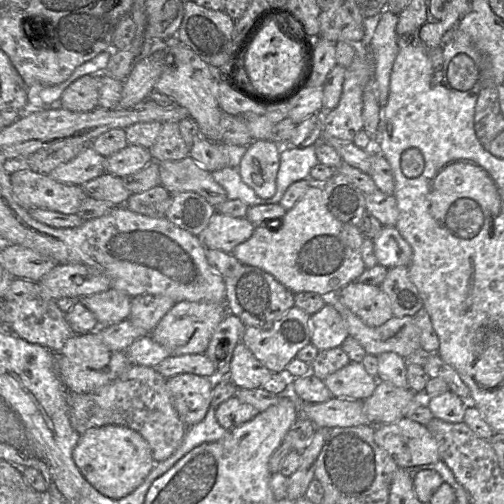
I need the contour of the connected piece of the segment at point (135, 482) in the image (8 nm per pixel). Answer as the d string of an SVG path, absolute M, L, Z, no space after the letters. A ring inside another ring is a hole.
M121 425L91 428L81 434L72 453L84 478L102 495L121 499L136 490L155 466L151 448L137 431Z

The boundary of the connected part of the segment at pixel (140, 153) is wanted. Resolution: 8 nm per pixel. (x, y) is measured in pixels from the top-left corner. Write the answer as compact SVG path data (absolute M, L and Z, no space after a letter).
M128 144L106 158L106 173L123 178L144 169L151 161L153 158L150 149Z

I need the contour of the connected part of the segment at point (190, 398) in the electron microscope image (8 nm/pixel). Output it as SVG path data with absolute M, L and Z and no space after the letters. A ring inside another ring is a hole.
M191 373L167 379L172 404L188 428L205 418L212 401L214 381Z

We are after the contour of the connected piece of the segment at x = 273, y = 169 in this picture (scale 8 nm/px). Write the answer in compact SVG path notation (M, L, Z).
M253 140L242 157L240 176L261 198L271 198L276 192L282 147L273 140Z

